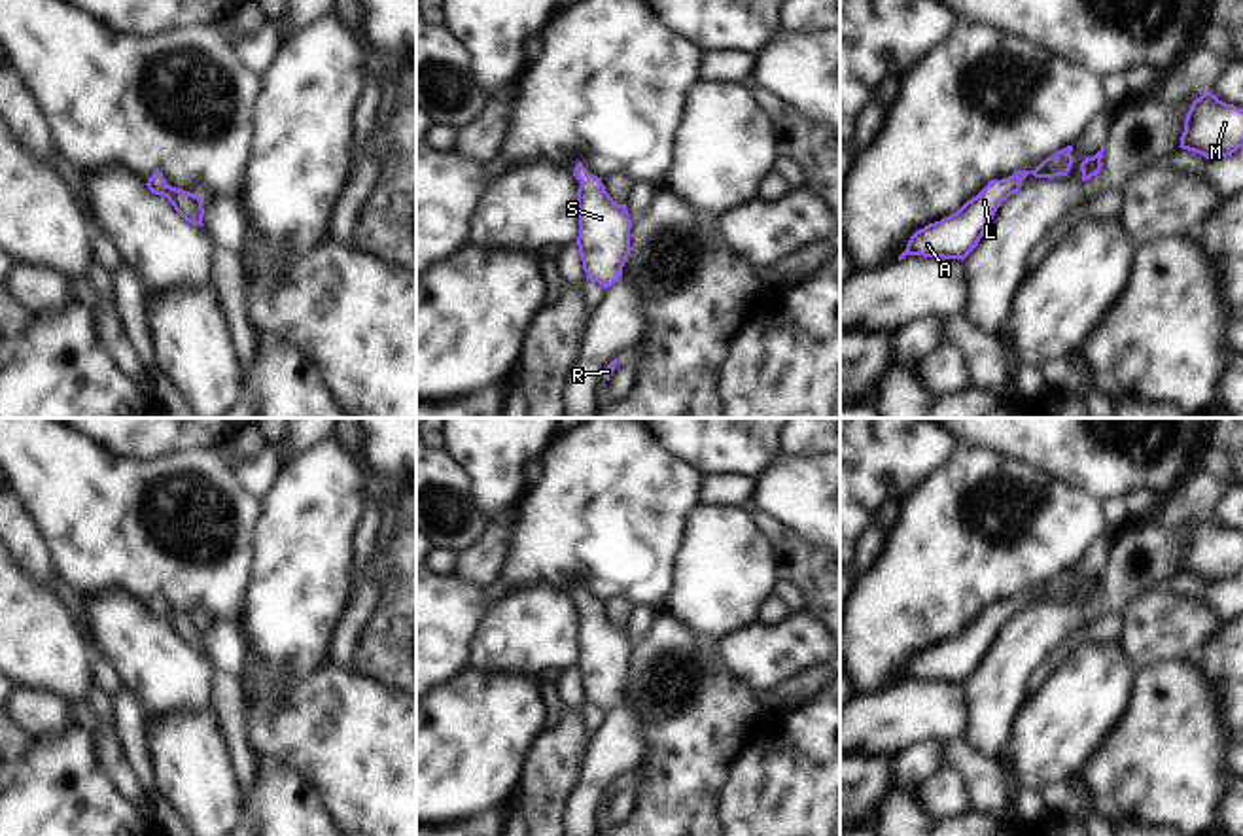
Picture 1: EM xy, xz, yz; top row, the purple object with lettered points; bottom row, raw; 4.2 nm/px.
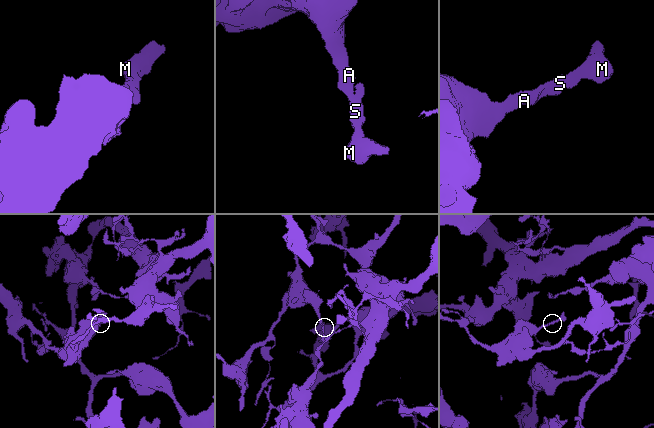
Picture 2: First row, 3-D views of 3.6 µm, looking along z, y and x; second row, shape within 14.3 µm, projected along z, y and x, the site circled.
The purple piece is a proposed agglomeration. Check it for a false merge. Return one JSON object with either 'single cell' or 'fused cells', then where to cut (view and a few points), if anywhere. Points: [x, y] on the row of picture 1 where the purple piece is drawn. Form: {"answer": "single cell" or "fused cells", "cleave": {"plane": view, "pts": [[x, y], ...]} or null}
{"answer": "single cell", "cleave": null}

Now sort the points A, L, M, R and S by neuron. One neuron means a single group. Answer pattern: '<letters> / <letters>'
A L M R S

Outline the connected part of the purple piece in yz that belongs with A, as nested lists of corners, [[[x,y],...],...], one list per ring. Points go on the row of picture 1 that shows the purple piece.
[[[1073,146],[1059,149],[1046,157],[1035,170],[1016,170],[1005,180],[991,180],[976,197],[967,200],[955,214],[929,223],[916,231],[899,261],[906,255],[965,259],[980,242],[988,223],[993,219],[997,208],[1014,193],[1020,191],[1022,180],[1027,174],[1035,178],[1067,176],[1075,159]]]

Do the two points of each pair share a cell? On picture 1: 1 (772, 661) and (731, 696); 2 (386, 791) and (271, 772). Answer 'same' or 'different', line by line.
1: different
2: different

